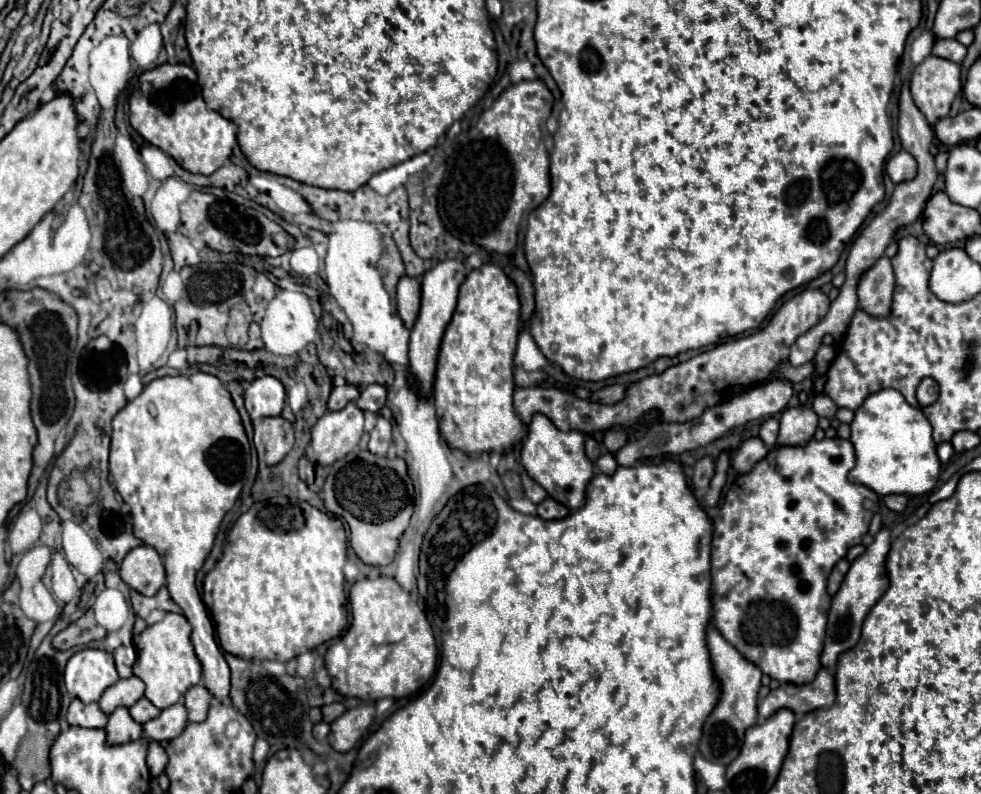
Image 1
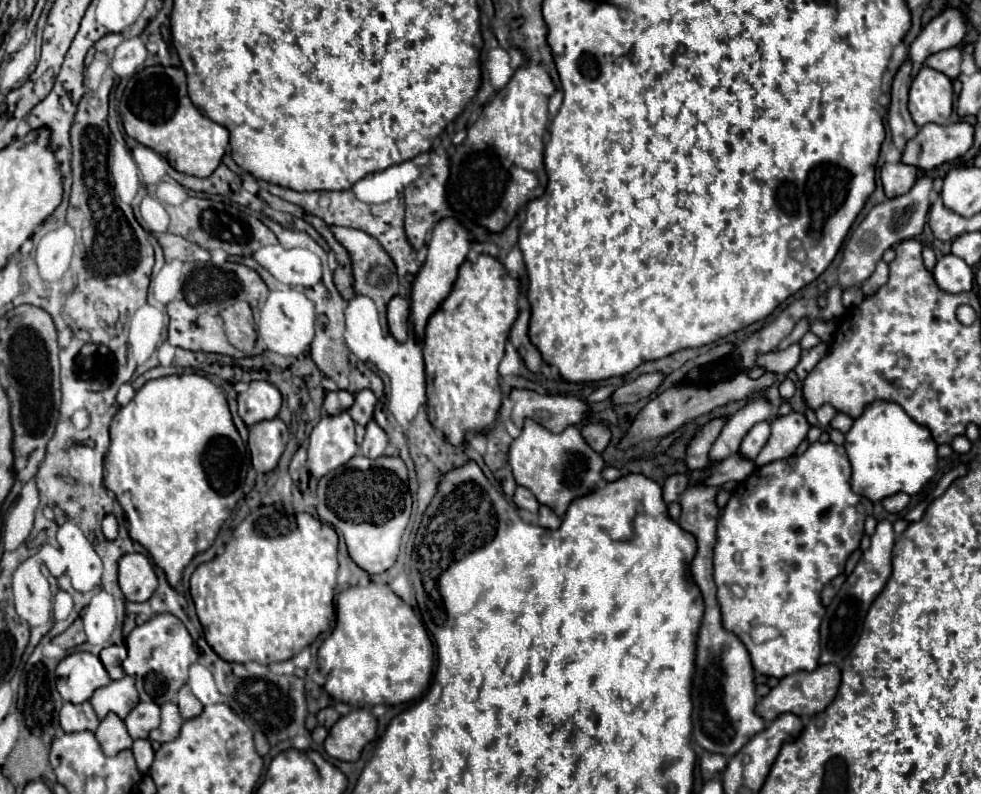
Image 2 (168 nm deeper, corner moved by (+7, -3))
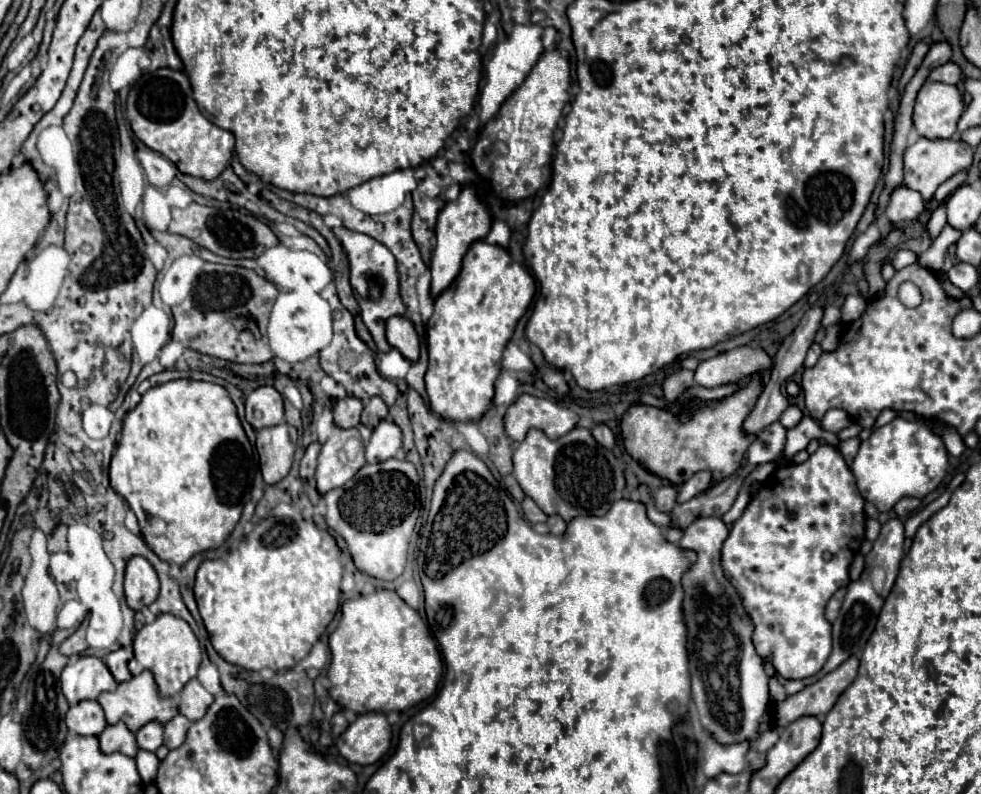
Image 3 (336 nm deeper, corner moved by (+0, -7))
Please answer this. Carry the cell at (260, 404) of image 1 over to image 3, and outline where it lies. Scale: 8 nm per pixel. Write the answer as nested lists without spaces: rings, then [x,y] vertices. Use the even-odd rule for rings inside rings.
[[[259,387],[245,401],[247,421],[255,427],[271,427],[283,421],[283,397],[275,387]]]

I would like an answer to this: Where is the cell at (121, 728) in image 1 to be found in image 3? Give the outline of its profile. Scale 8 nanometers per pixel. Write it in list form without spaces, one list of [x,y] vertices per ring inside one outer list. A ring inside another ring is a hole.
[[[115,723],[105,727],[105,731],[99,735],[99,747],[105,755],[125,753],[129,757],[135,757],[139,751],[135,743],[135,735],[125,727],[125,723]]]

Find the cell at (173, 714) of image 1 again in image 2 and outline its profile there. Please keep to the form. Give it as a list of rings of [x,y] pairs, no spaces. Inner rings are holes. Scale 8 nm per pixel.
[[[166,703],[160,709],[162,709],[162,723],[154,731],[150,731],[148,739],[158,741],[158,743],[174,741],[180,733],[180,727],[182,727],[182,717],[178,713],[178,705],[176,703]]]

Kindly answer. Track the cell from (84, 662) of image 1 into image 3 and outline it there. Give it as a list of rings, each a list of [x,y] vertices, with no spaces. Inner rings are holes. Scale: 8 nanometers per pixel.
[[[75,657],[61,673],[61,689],[69,705],[75,705],[83,699],[97,699],[103,691],[115,691],[117,681],[101,659]]]

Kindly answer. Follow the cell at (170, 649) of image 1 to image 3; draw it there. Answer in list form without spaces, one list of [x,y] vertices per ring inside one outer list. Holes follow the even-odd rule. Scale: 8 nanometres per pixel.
[[[157,615],[157,619],[151,625],[141,627],[133,639],[133,647],[135,661],[131,661],[131,673],[139,675],[143,669],[153,671],[155,683],[159,685],[159,693],[163,697],[177,695],[185,687],[185,683],[197,675],[201,663],[201,647],[197,651],[197,637],[191,631],[189,623],[177,619],[175,615]]]

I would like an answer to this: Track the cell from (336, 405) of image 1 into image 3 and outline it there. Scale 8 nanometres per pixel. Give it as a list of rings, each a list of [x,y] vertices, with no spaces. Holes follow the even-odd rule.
[[[345,397],[335,405],[335,425],[341,429],[351,429],[359,425],[361,417],[361,401],[357,397]]]

